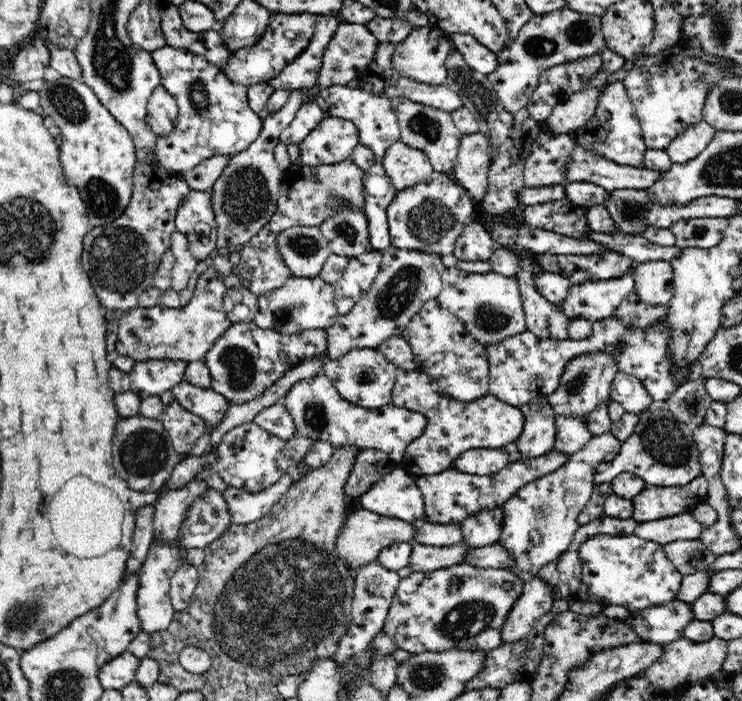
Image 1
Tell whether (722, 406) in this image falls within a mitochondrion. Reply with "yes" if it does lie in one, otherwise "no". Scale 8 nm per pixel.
no

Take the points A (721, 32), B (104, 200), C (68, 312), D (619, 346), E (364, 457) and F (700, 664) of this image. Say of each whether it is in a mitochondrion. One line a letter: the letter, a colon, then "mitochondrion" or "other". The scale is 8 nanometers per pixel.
A: mitochondrion
B: mitochondrion
C: other
D: other
E: other
F: mitochondrion

